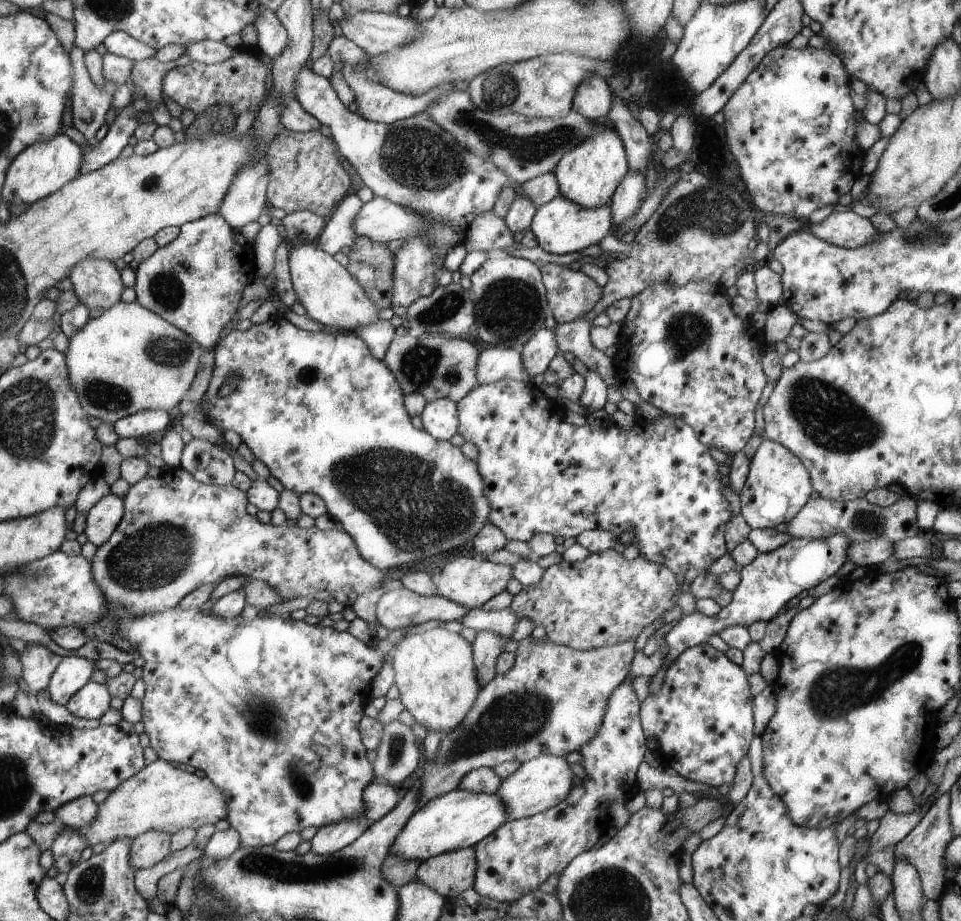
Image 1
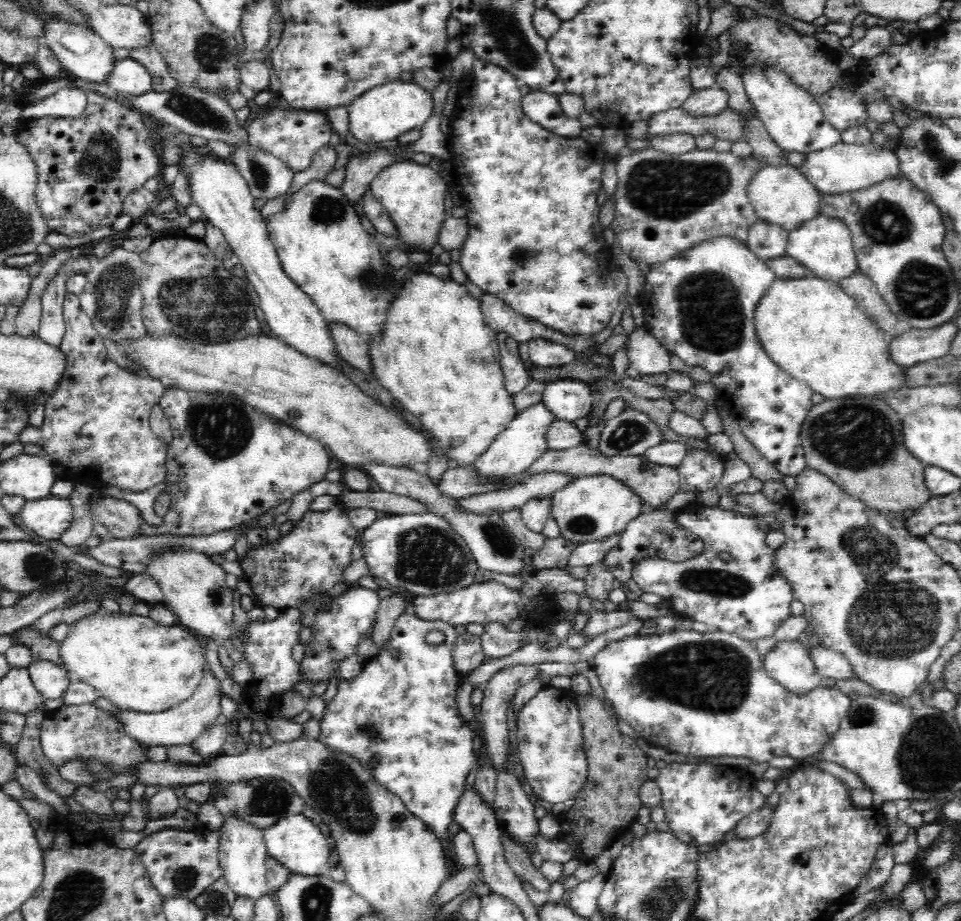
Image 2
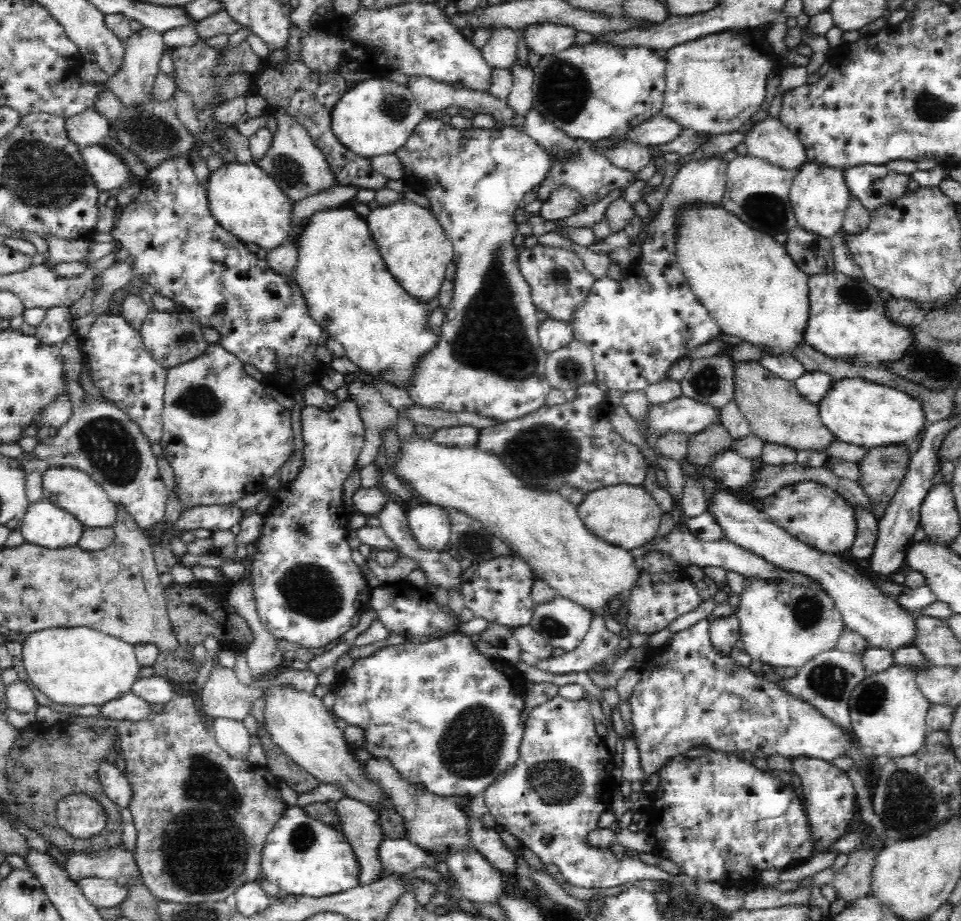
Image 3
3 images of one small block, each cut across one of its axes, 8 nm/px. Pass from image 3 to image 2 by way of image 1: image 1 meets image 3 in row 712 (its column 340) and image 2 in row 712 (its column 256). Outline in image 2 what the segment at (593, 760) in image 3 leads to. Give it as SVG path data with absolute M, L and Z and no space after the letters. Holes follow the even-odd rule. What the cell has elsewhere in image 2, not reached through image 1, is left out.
M548 686L533 696L518 713L516 724L516 749L525 780L540 800L558 804L574 799L583 790L587 781L588 761L584 750L584 731L579 708L570 690Z

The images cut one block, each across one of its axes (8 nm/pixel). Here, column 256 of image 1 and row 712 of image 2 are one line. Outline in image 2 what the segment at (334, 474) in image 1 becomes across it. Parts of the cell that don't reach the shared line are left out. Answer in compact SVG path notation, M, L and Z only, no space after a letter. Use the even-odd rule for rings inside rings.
M404 612L395 623L395 626L392 628L392 633L390 634L390 641L385 643L384 646L378 647L377 654L369 659L366 663L363 664L360 674L358 674L352 680L344 679L340 680L337 686L337 692L335 696L326 704L323 717L319 720L320 729L321 729L321 741L326 747L334 749L334 751L340 751L346 753L346 755L352 755L354 759L358 760L358 763L362 764L362 767L368 767L370 758L372 756L378 756L378 764L370 770L370 775L374 777L376 783L384 785L390 793L394 793L398 799L404 803L404 807L408 809L414 816L417 816L420 820L423 820L426 823L427 829L430 832L433 832L438 836L441 843L446 842L446 830L448 830L448 824L452 822L452 812L458 799L464 794L466 786L466 776L468 772L472 770L477 764L477 758L475 757L474 743L476 733L471 730L471 726L467 724L466 721L462 719L462 716L459 714L459 708L457 703L457 690L461 685L462 678L461 674L454 669L454 657L452 657L452 647L456 643L457 637L459 635L455 632L455 628L447 623L444 623L440 620L428 621L418 618L417 615L414 615L412 612ZM432 630L438 630L443 632L446 635L446 640L442 644L430 645L426 643L425 636L428 632ZM391 651L400 652L400 659L394 660L391 656ZM366 727L370 727L371 734L366 734Z

